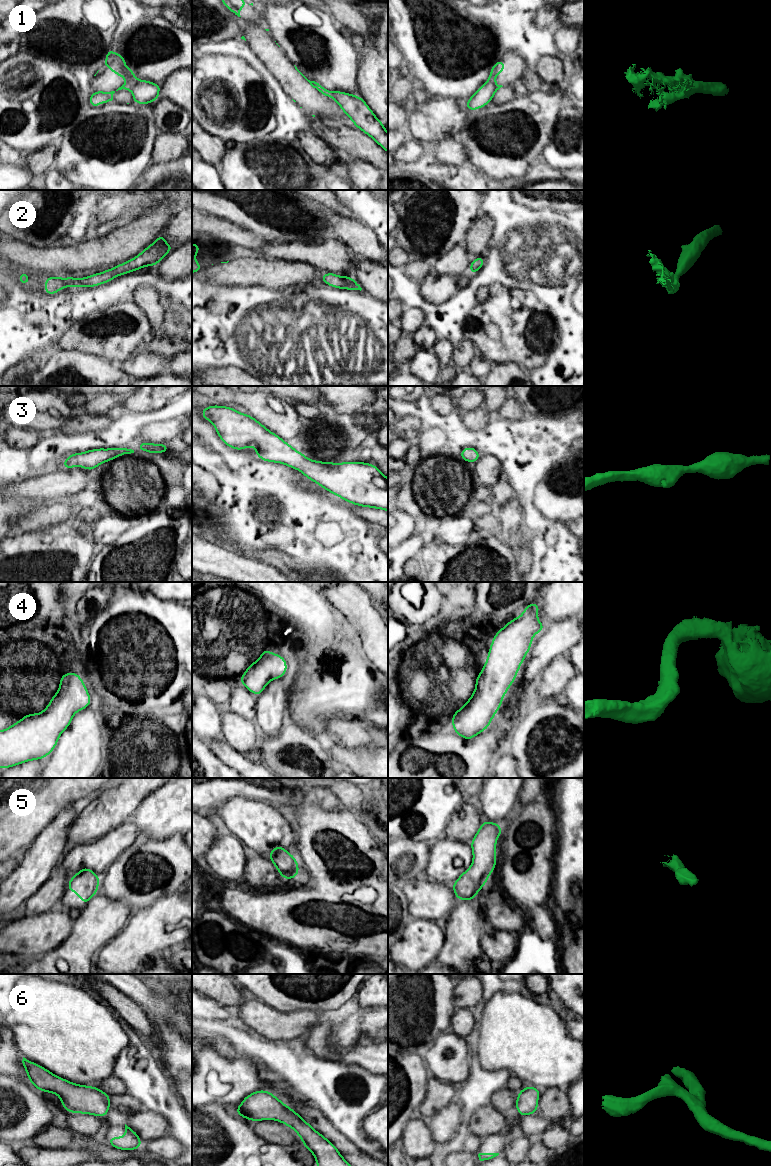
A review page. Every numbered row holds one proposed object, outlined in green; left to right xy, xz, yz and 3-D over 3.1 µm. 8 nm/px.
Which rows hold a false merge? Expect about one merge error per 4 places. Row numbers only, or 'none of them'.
1

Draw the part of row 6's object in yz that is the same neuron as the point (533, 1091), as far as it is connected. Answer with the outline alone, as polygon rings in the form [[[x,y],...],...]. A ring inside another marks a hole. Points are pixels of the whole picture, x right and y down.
[[[528,1086],[524,1087],[517,1095],[515,1106],[519,1116],[537,1113],[540,1089]]]

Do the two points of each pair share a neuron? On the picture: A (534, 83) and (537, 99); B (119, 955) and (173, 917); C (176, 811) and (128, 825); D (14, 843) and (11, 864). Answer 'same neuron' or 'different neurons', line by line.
A: different neurons
B: same neuron
C: different neurons
D: different neurons

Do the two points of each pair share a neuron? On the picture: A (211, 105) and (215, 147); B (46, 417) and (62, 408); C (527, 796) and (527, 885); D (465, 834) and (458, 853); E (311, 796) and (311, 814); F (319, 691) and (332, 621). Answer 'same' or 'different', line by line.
A: different
B: same
C: different
D: different
E: different
F: same

